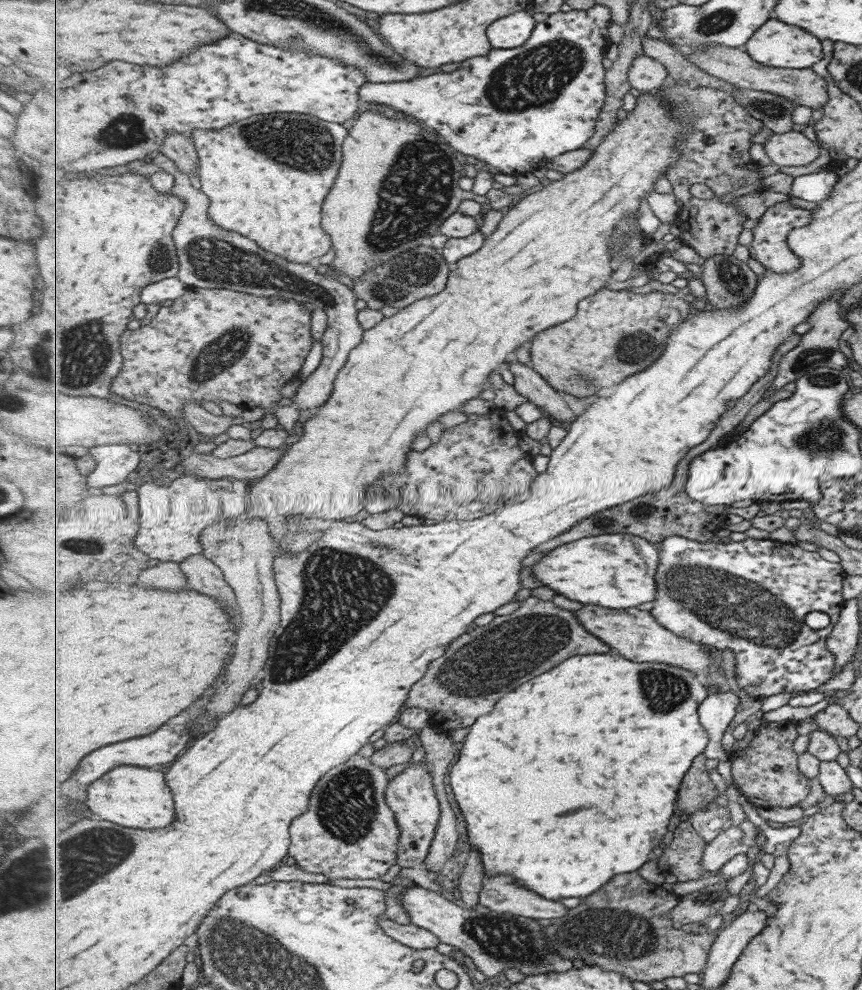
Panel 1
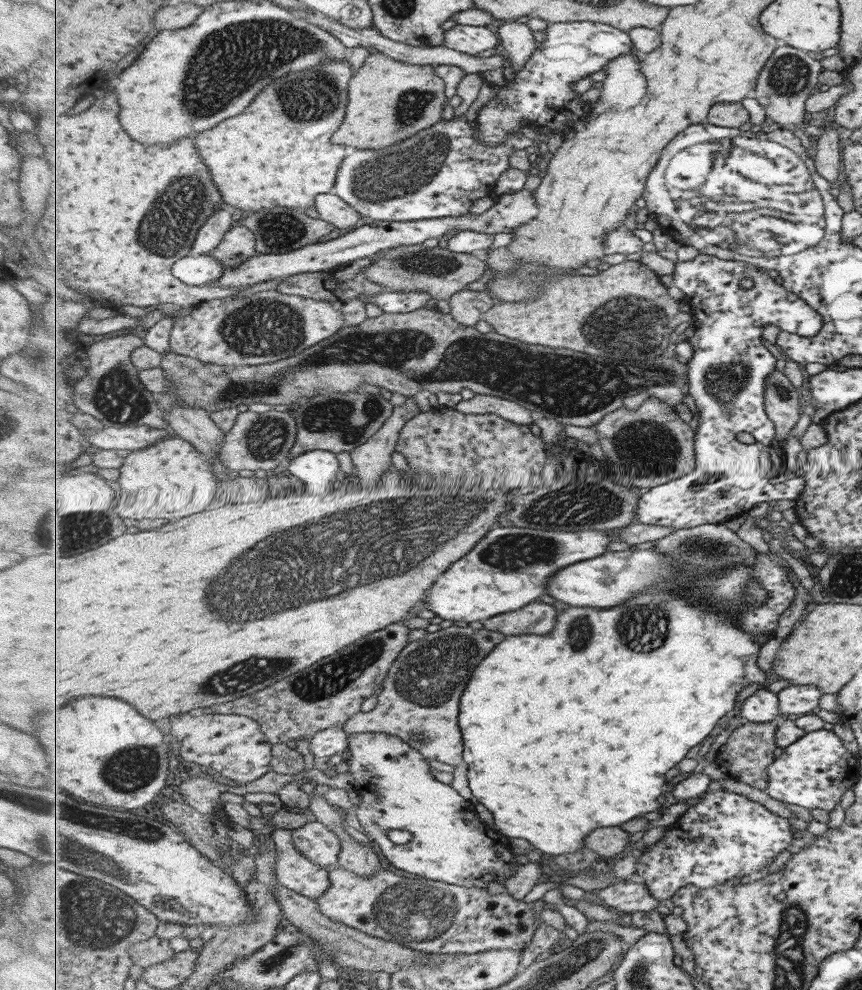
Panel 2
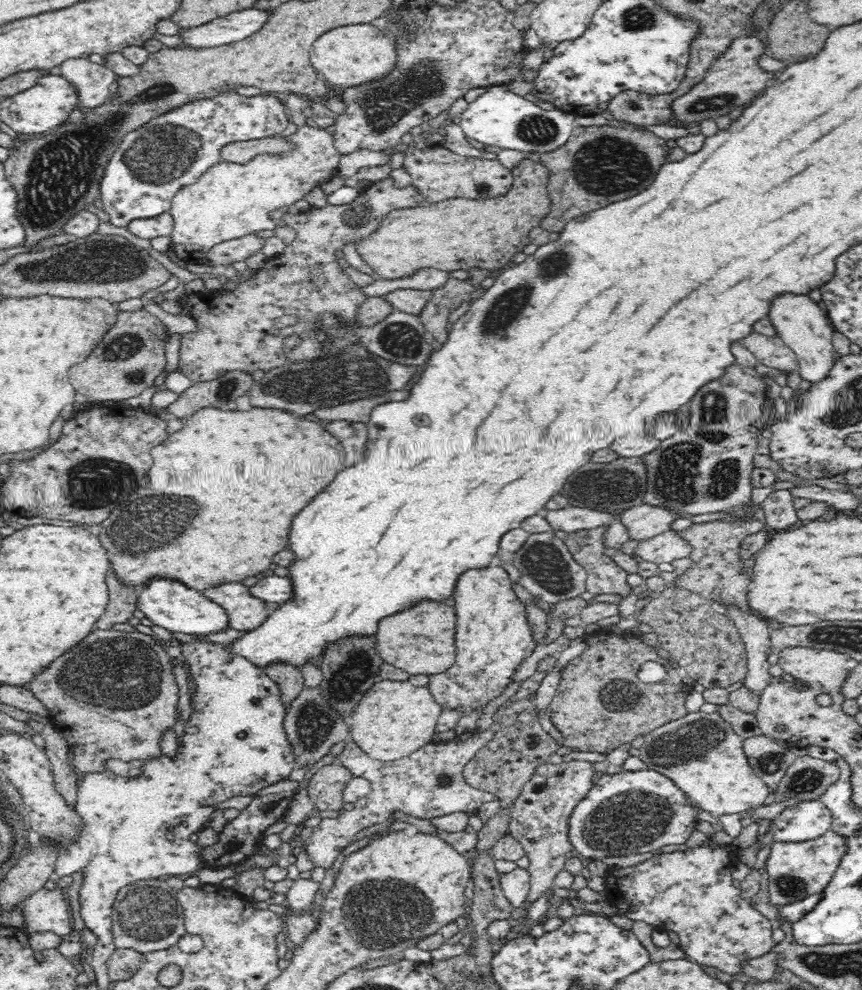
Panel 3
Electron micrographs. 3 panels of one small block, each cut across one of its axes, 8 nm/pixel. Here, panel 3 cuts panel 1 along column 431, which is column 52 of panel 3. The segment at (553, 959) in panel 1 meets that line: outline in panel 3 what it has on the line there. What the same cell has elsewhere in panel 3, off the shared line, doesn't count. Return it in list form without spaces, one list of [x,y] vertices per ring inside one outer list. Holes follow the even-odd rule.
[[[40,889],[24,900],[22,912],[28,934],[32,930],[49,930],[64,937],[73,929],[67,895],[59,889]]]

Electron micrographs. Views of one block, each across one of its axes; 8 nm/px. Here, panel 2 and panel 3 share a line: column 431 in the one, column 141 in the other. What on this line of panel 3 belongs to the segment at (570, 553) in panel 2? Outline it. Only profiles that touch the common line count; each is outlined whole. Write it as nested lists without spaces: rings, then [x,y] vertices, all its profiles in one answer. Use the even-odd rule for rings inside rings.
[[[154,579],[146,588],[136,589],[136,593],[138,595],[138,604],[136,605],[138,609],[153,624],[162,626],[170,632],[206,636],[206,634],[214,634],[214,632],[231,628],[229,613],[221,605],[204,596],[202,591],[188,588],[182,583],[174,582],[174,580]]]

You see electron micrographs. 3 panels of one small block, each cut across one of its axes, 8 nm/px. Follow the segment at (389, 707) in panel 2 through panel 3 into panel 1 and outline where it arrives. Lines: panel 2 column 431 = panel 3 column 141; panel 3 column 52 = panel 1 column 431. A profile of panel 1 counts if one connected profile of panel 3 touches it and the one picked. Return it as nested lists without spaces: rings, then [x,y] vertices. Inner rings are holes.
[[[536,597],[525,599],[520,607],[508,615],[494,617],[488,625],[474,626],[471,632],[466,632],[459,639],[455,639],[448,646],[443,656],[433,660],[428,671],[419,683],[415,684],[405,704],[406,708],[420,706],[429,711],[429,725],[437,728],[441,733],[451,734],[459,728],[471,727],[475,720],[483,714],[489,714],[503,696],[515,690],[519,684],[549,672],[551,668],[559,666],[564,660],[577,655],[607,654],[615,652],[600,637],[595,636],[584,627],[576,617],[576,612],[561,610],[552,600],[541,600]]]

